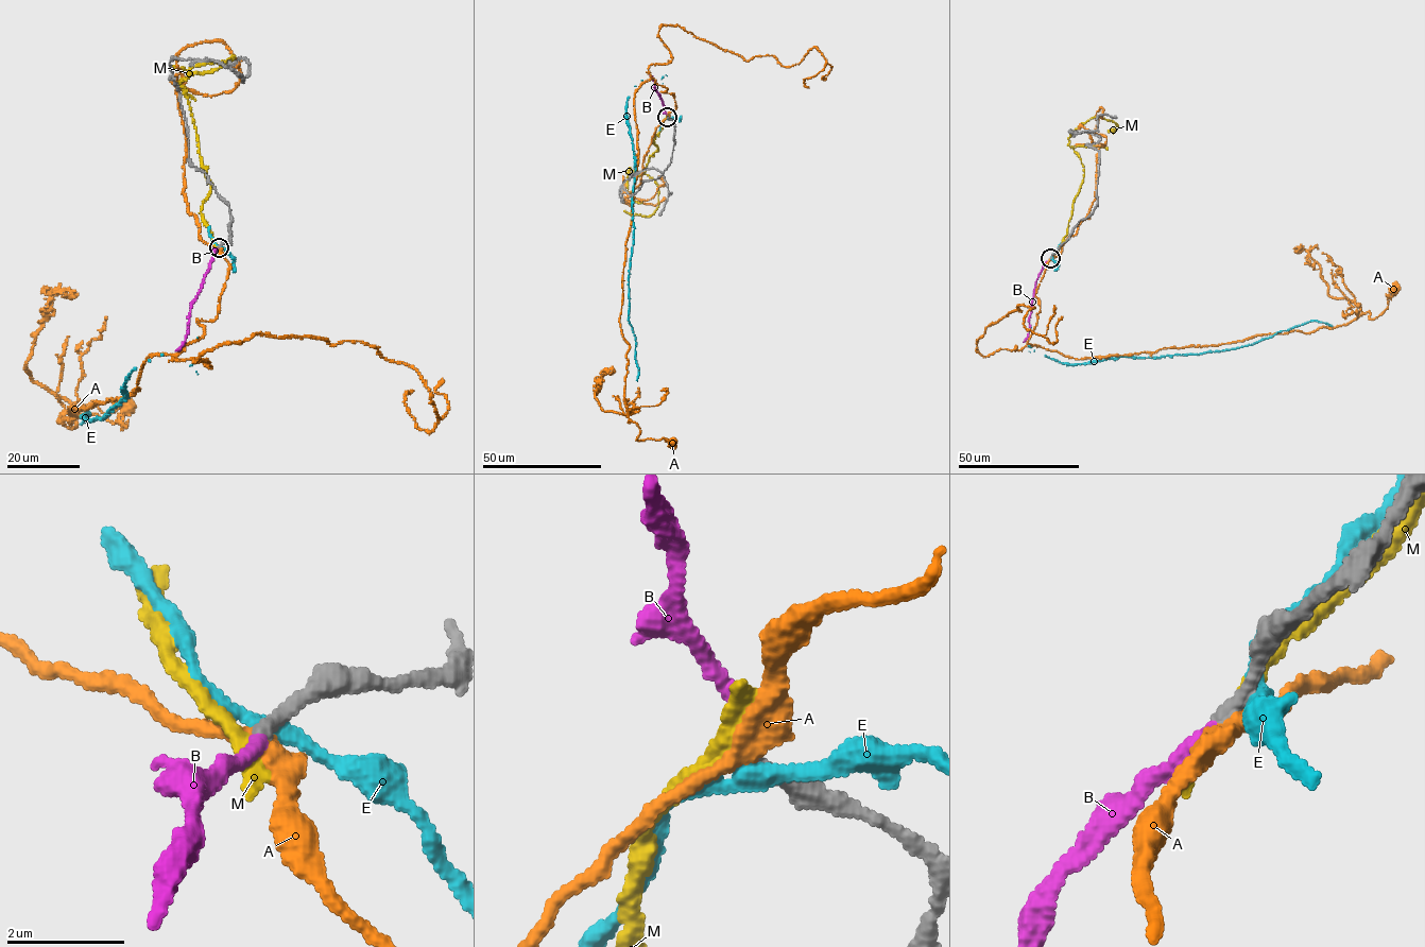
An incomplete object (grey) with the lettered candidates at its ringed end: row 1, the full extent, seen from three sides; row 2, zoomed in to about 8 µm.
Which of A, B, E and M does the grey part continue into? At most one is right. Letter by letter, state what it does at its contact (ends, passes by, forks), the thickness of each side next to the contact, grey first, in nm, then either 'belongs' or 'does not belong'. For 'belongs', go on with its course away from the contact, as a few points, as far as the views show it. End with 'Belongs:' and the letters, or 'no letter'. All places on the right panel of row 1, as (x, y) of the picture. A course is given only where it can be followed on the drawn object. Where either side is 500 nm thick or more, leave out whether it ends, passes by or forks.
A: it passes by; calibres 260 and 380 nm; does not belong
B: it ends; calibres 260 and 240 nm; belongs; course (1050, 258), (1035, 281), (1029, 332), (1023, 342)
E: it passes by; calibres 320 and 280 nm; does not belong
M: it passes by; calibres 240 and 240 nm; does not belong
Belongs: B

